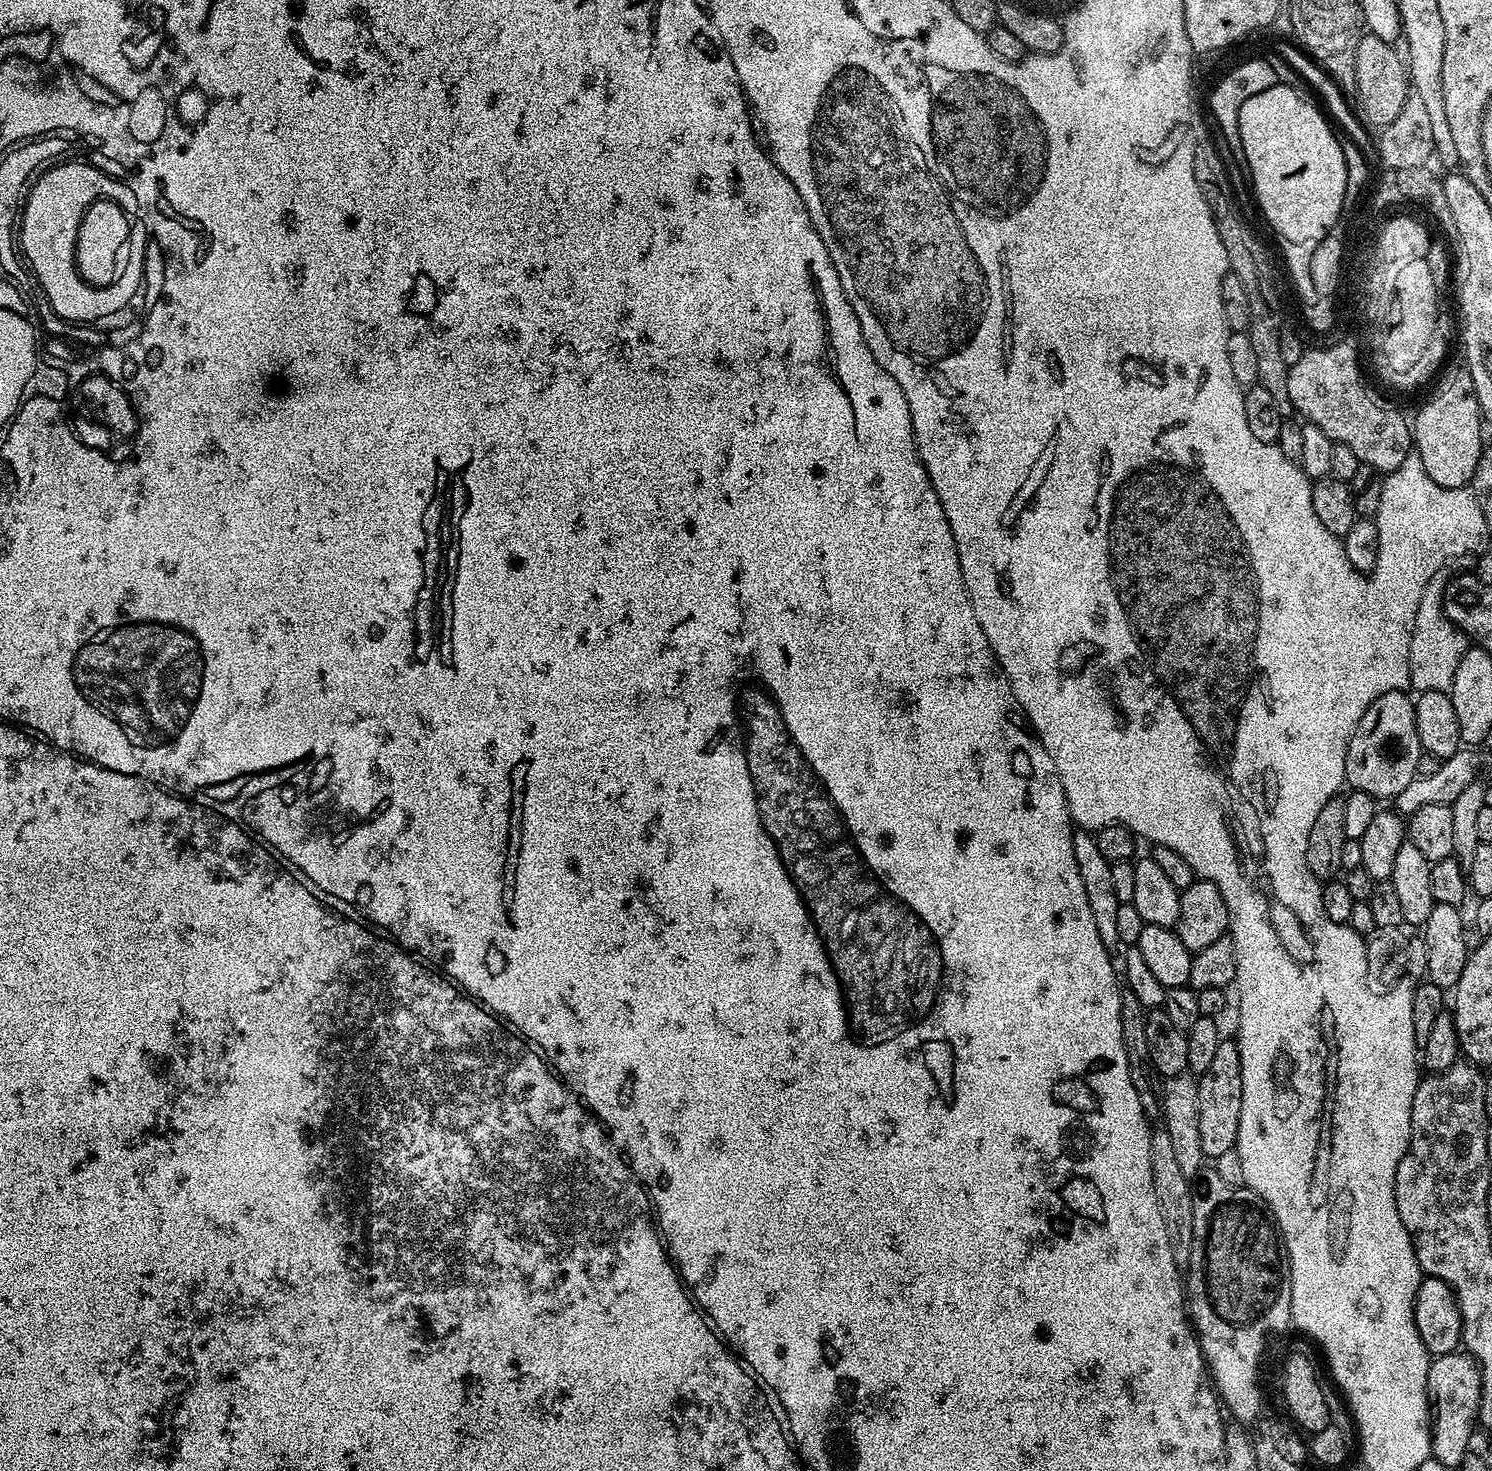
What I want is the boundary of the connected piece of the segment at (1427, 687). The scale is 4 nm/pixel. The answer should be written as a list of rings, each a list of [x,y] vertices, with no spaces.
[[[1437,573],[1426,584],[1425,593],[1418,602],[1418,611],[1411,628],[1409,687],[1415,693],[1448,692],[1451,689],[1454,671],[1458,668],[1462,654],[1470,647],[1469,637],[1445,616],[1444,592],[1447,577]]]

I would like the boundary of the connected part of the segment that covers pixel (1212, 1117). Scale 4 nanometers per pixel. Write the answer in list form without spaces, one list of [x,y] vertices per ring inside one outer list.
[[[1221,1039],[1210,1066],[1198,1076],[1198,1134],[1202,1137],[1205,1157],[1215,1158],[1218,1154],[1233,1151],[1238,1138],[1238,1118],[1242,1118],[1242,1058],[1238,1054],[1235,1039]]]

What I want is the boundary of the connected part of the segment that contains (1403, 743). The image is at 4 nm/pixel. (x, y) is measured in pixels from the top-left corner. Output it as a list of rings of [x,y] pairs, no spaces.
[[[1407,691],[1387,692],[1376,699],[1362,714],[1346,750],[1344,779],[1357,792],[1377,798],[1395,798],[1417,776],[1422,753],[1416,706]]]

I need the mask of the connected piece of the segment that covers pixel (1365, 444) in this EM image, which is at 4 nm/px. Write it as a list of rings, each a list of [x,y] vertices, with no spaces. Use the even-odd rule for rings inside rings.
[[[1320,346],[1320,348],[1309,347],[1305,350],[1302,358],[1298,358],[1298,362],[1291,364],[1288,369],[1288,397],[1293,409],[1297,413],[1300,411],[1307,423],[1318,426],[1322,434],[1332,439],[1333,445],[1341,444],[1350,447],[1361,464],[1370,465],[1377,473],[1387,474],[1398,470],[1413,451],[1412,433],[1406,432],[1404,424],[1400,421],[1404,412],[1399,407],[1395,408],[1394,403],[1388,400],[1380,404],[1380,400],[1375,400],[1368,389],[1360,384],[1359,372],[1356,372],[1356,363],[1348,348],[1329,349]]]

